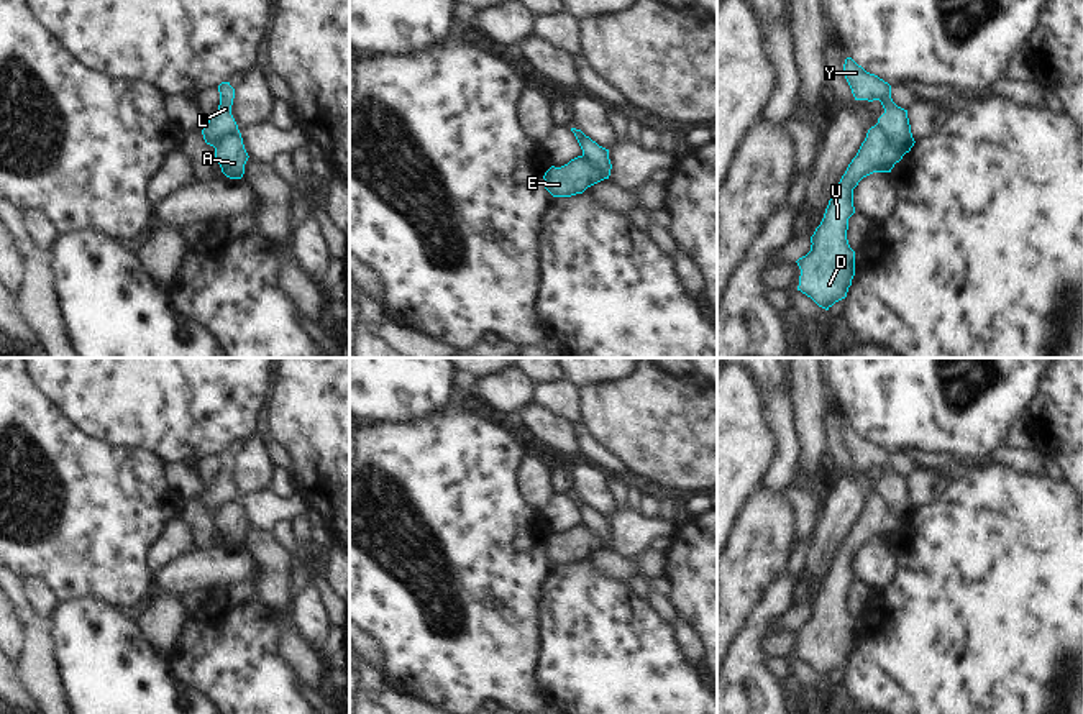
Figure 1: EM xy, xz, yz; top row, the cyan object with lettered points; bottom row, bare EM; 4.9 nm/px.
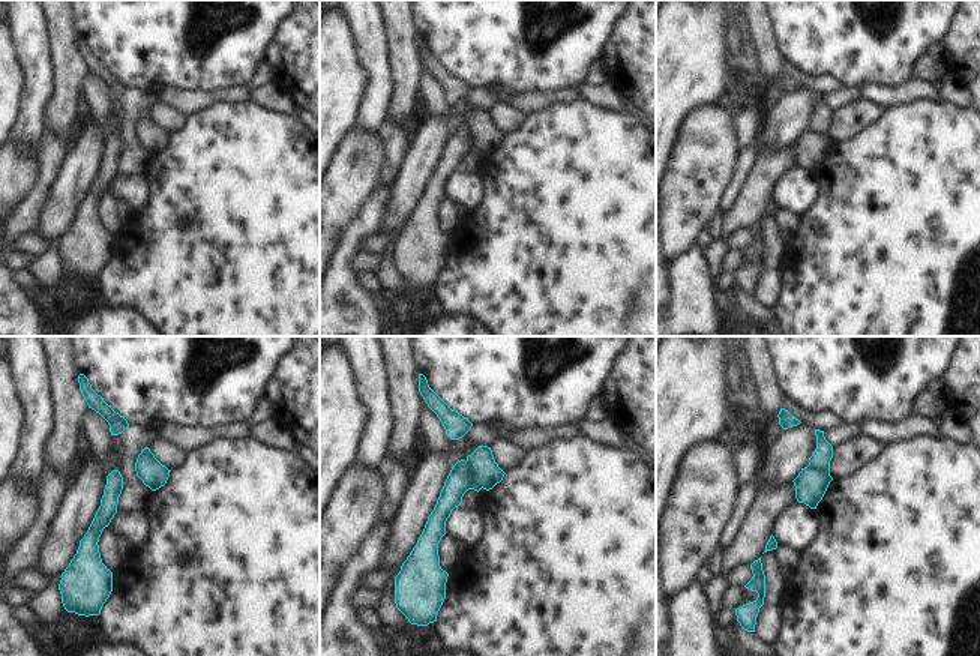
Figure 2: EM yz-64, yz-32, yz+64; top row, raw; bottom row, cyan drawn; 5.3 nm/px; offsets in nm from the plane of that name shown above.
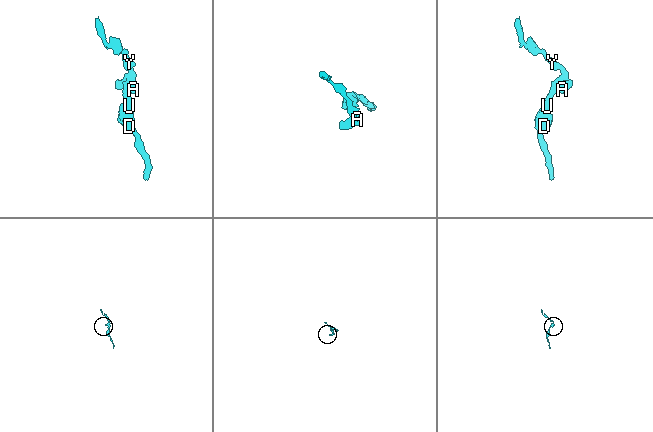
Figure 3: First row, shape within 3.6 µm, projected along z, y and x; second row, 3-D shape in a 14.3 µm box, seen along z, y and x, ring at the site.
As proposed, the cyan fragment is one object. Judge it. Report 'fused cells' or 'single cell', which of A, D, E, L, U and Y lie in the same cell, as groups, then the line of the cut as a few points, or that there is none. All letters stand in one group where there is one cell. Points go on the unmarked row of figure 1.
fused cells | A D U / E L Y | yz (877, 491), (901, 524)

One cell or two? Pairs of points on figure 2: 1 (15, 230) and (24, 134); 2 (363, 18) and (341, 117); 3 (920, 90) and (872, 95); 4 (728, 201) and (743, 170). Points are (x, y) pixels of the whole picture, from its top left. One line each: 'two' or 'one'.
1: two
2: two
3: one
4: one

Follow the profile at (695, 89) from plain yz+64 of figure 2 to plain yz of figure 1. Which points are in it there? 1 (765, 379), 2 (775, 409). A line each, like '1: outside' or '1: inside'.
1: outside
2: outside

